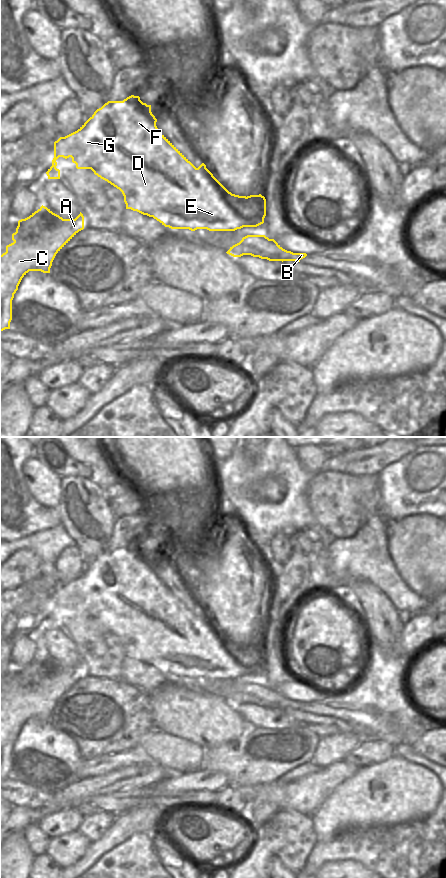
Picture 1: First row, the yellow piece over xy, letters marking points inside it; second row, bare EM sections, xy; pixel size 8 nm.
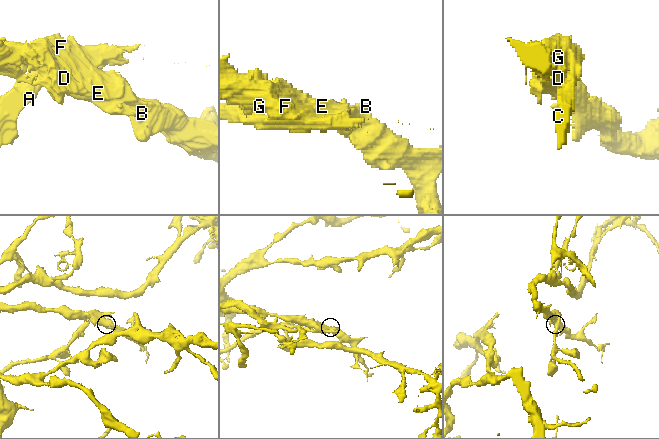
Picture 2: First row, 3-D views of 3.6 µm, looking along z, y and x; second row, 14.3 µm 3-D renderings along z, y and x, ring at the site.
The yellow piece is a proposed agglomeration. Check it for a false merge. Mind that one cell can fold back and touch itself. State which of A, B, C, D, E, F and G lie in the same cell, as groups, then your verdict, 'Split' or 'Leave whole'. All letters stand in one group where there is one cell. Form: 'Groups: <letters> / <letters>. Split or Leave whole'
Groups: A C F / B D E G. Split

